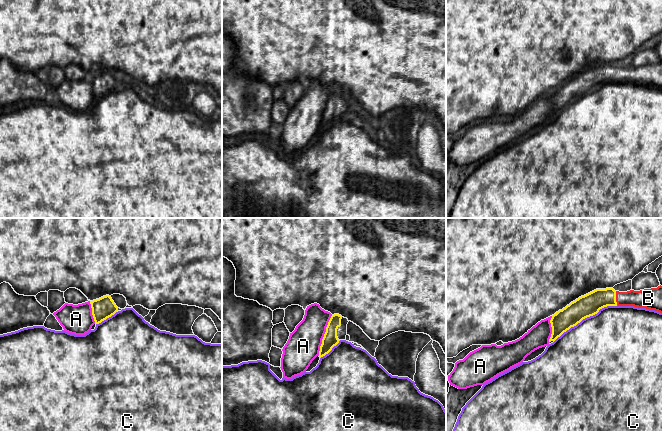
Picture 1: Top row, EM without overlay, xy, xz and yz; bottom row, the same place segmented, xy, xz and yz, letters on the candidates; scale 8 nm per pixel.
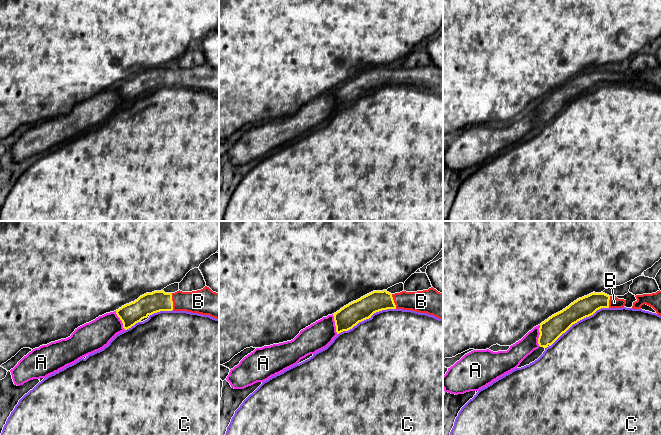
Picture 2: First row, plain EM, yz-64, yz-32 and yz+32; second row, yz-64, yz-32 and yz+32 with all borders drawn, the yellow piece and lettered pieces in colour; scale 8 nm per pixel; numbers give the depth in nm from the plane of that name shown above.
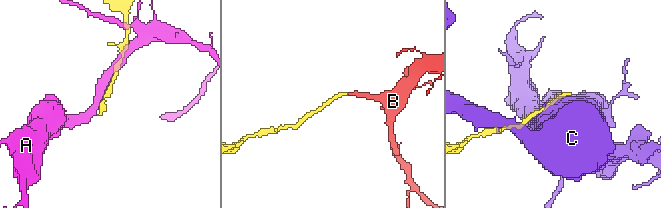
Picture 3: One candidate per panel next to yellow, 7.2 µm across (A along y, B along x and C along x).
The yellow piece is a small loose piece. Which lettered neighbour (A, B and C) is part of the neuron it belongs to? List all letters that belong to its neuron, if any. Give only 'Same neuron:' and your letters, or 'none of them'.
Same neuron: B

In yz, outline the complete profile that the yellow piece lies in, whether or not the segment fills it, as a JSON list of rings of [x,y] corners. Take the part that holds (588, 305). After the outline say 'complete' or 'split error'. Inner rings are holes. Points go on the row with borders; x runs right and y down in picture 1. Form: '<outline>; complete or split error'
[[[662,286],[627,292],[615,291],[613,288],[596,289],[581,296],[552,315],[552,334],[549,342],[555,341],[583,319],[597,314],[600,309],[617,305],[646,308],[662,313]]]; split error

